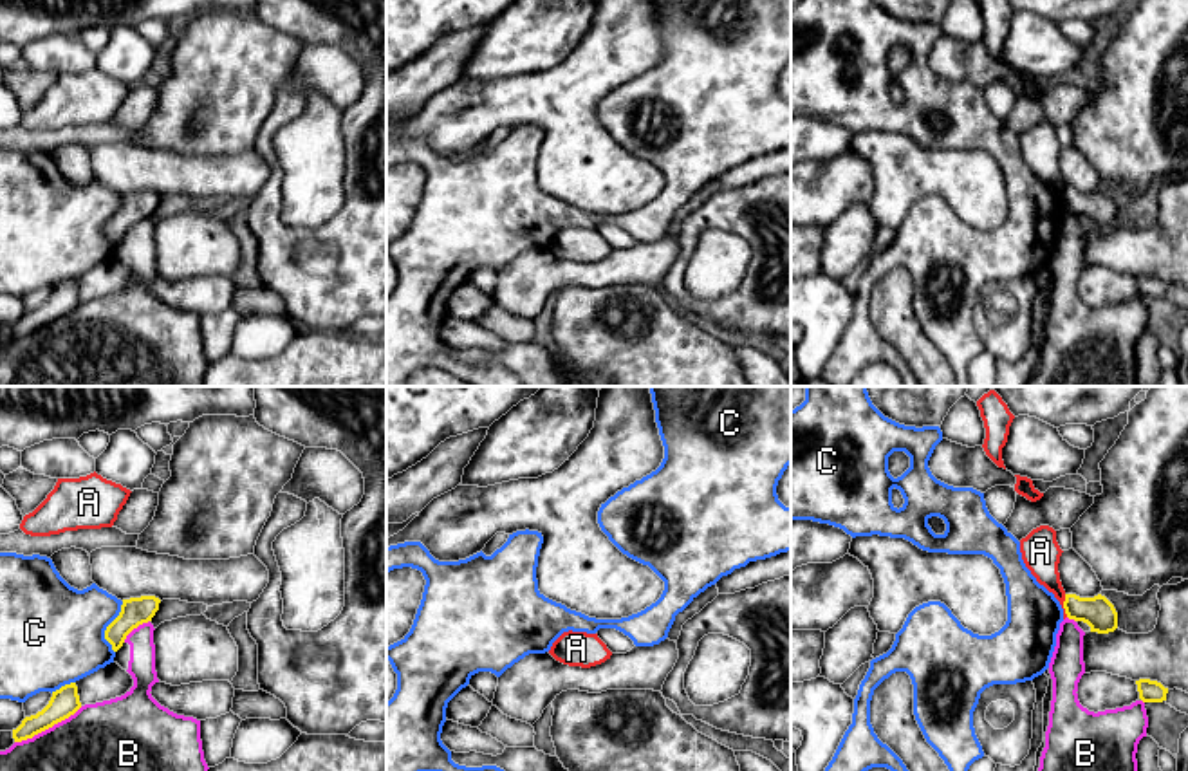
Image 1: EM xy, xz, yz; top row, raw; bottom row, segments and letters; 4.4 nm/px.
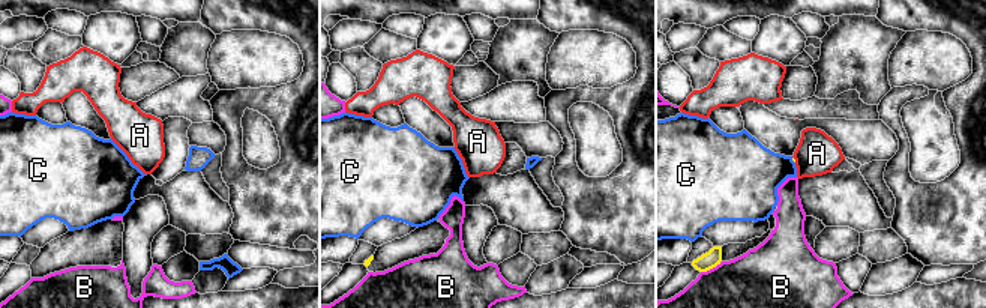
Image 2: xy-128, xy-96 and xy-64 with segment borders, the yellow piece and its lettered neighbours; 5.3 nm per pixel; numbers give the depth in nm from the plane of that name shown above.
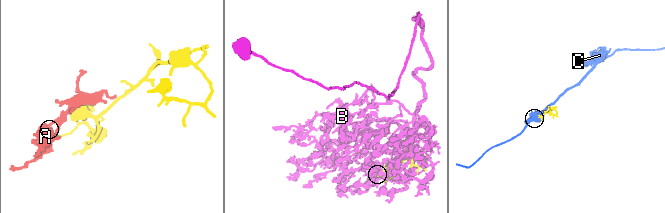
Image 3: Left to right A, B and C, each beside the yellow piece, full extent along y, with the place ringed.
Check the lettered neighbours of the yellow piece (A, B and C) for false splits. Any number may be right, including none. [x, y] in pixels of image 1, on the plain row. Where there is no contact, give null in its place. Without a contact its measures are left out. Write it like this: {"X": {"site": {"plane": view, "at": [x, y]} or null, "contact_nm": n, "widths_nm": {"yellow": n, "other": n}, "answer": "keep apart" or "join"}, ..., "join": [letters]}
{"A": {"site": {"plane": "yz", "at": [1064, 201]}, "contact_nm": 110, "widths_nm": {"yellow": 150, "other": 160}, "answer": "keep apart"}, "B": {"site": {"plane": "xy", "at": [47, 324]}, "contact_nm": 340, "widths_nm": {"yellow": 130, "other": 500}, "answer": "keep apart"}, "C": {"site": {"plane": "xy", "at": [107, 222]}, "contact_nm": 240, "widths_nm": {"yellow": 130, "other": 460}, "answer": "keep apart"}, "join": []}

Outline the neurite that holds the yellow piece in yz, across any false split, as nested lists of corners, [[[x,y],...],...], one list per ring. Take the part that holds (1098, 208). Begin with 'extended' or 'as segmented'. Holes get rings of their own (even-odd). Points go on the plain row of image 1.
as segmented | [[[1065,190],[1063,204],[1069,215],[1087,218],[1091,228],[1109,229],[1118,224],[1118,208],[1101,190],[1094,193]]]

